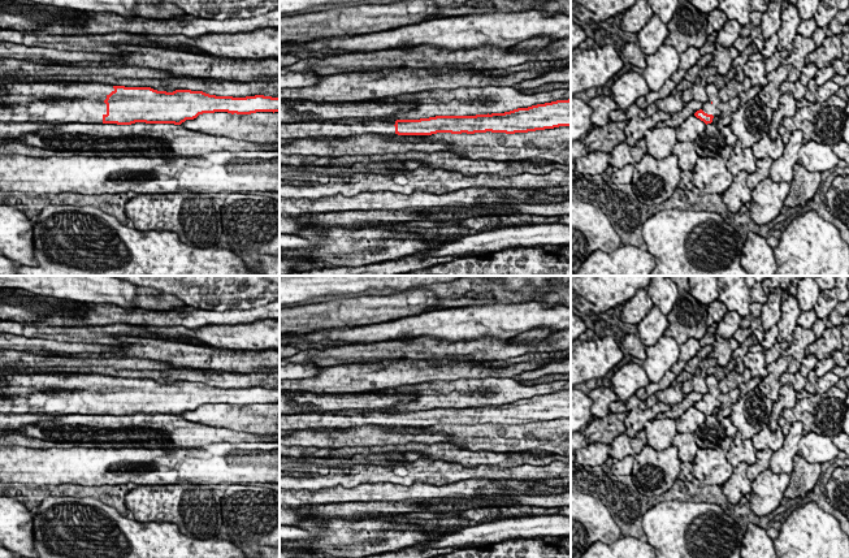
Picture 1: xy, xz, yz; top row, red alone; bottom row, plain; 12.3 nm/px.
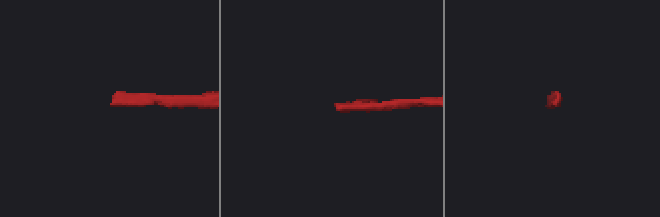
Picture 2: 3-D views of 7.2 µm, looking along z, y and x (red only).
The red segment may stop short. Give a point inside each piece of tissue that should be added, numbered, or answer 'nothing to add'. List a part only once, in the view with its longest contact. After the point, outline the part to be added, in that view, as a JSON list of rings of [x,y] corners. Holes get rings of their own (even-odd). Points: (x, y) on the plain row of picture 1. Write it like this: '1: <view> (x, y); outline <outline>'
1: xy (50, 393); outline [[[0,372],[0,381],[8,385],[0,389],[1,414],[48,414],[48,415],[103,415],[107,406],[104,392],[114,382],[113,377],[94,373],[36,373]]]

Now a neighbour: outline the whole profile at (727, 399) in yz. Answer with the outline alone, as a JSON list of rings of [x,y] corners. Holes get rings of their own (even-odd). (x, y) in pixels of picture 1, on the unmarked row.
[[[738,388],[729,390],[728,393],[720,393],[718,399],[720,402],[719,412],[723,418],[731,415],[732,406],[738,401],[740,390]]]

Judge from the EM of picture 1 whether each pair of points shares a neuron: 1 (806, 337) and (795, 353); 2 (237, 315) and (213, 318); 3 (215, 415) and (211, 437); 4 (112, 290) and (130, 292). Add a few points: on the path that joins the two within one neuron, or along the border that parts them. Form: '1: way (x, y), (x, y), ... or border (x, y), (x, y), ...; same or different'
1: way (802, 341), (797, 349); same
2: way (232, 316), (219, 318); same
3: border (185, 419), (193, 423), (228, 427), (243, 432); different
4: way (116, 292), (126, 292); same

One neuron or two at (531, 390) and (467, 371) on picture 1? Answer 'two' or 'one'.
two

